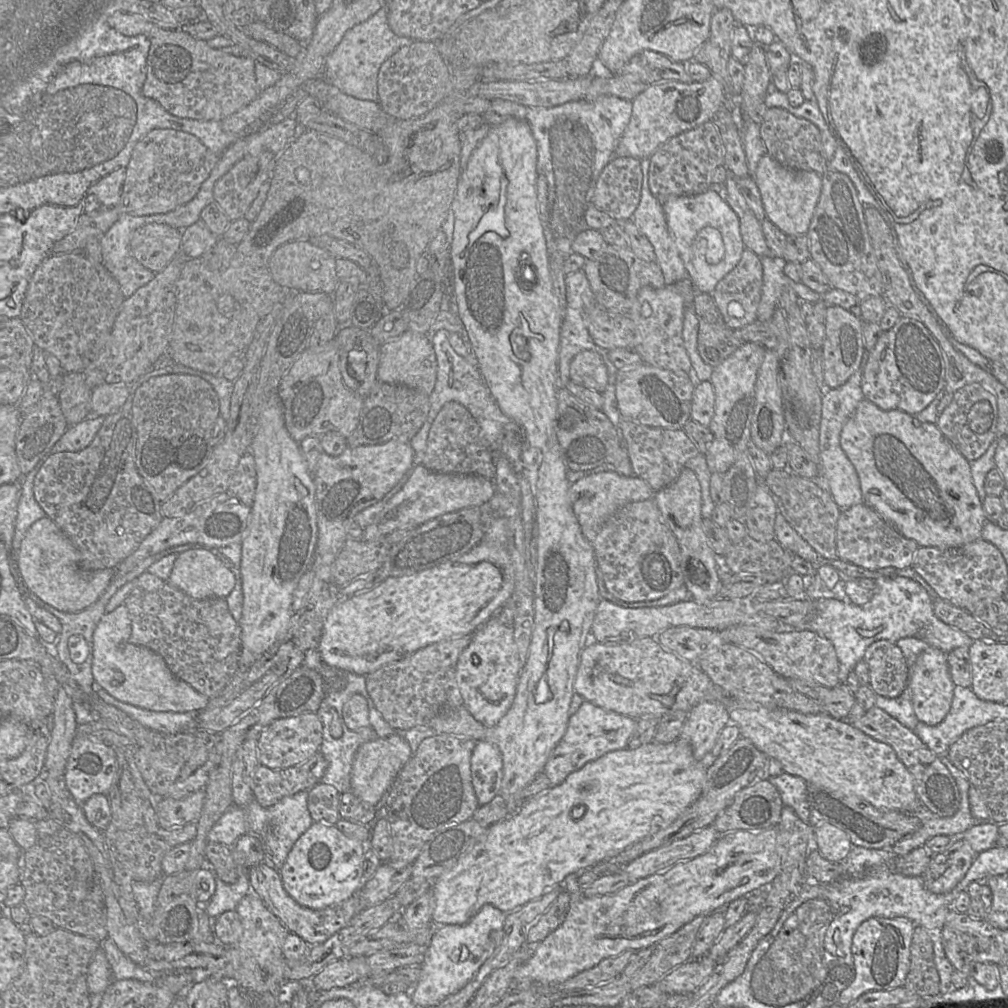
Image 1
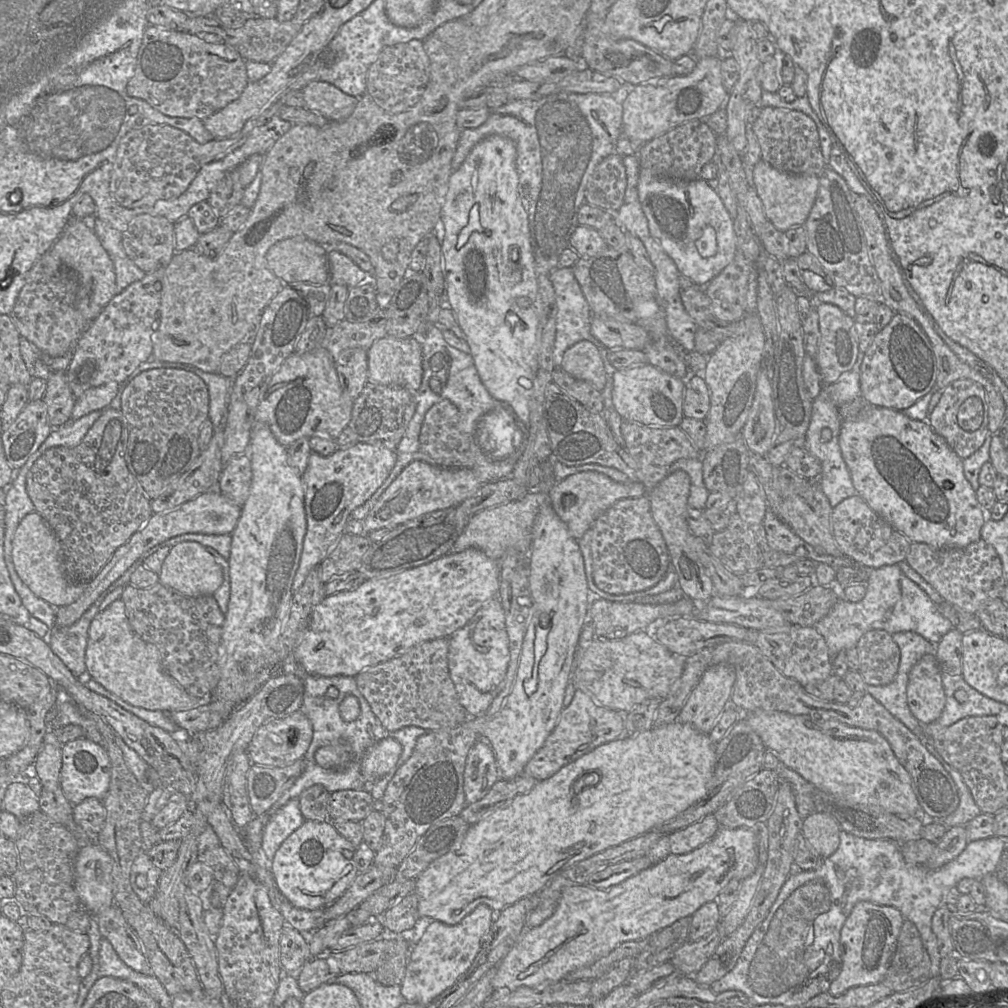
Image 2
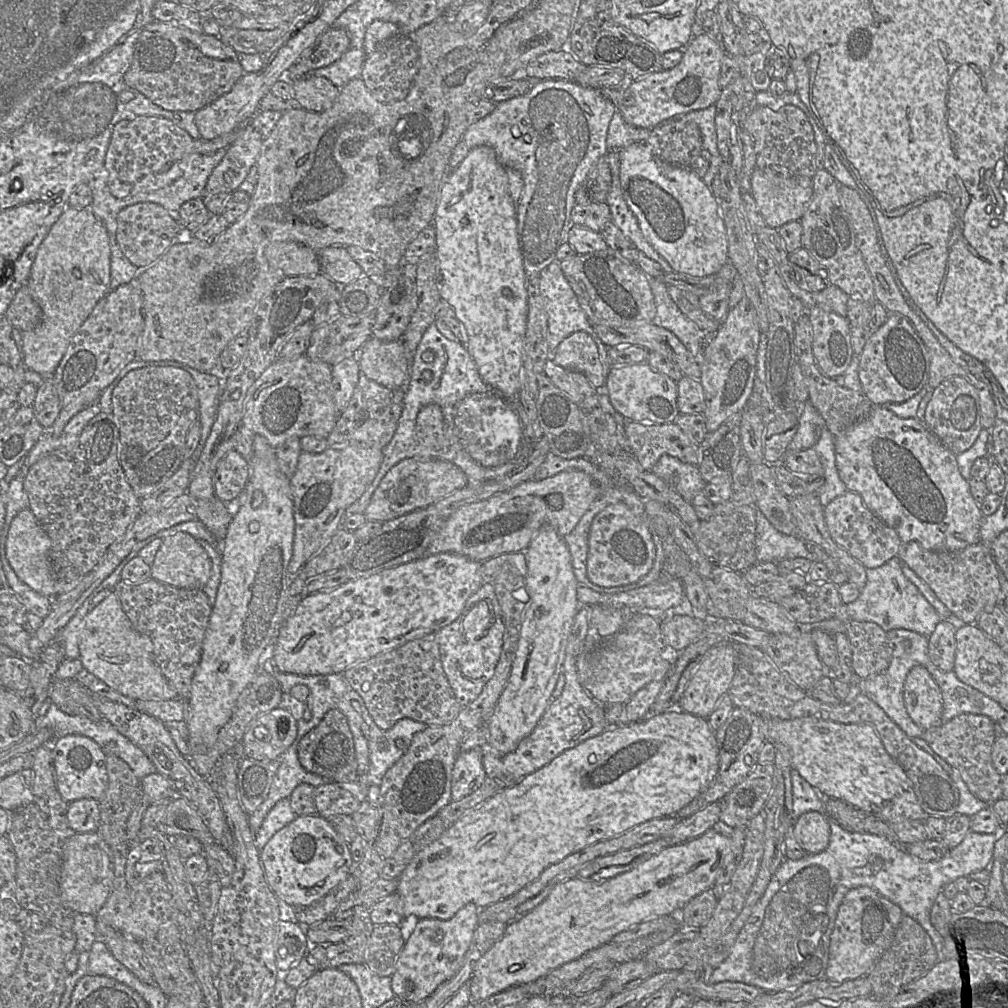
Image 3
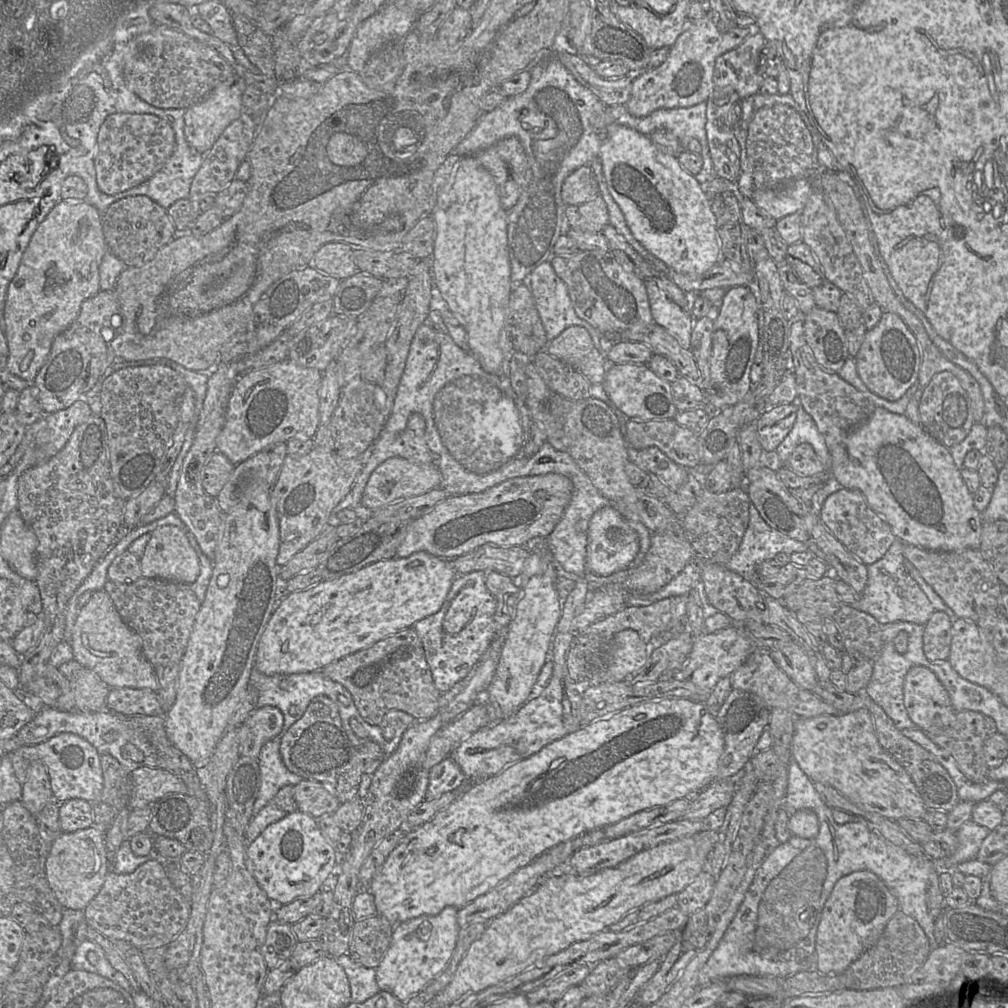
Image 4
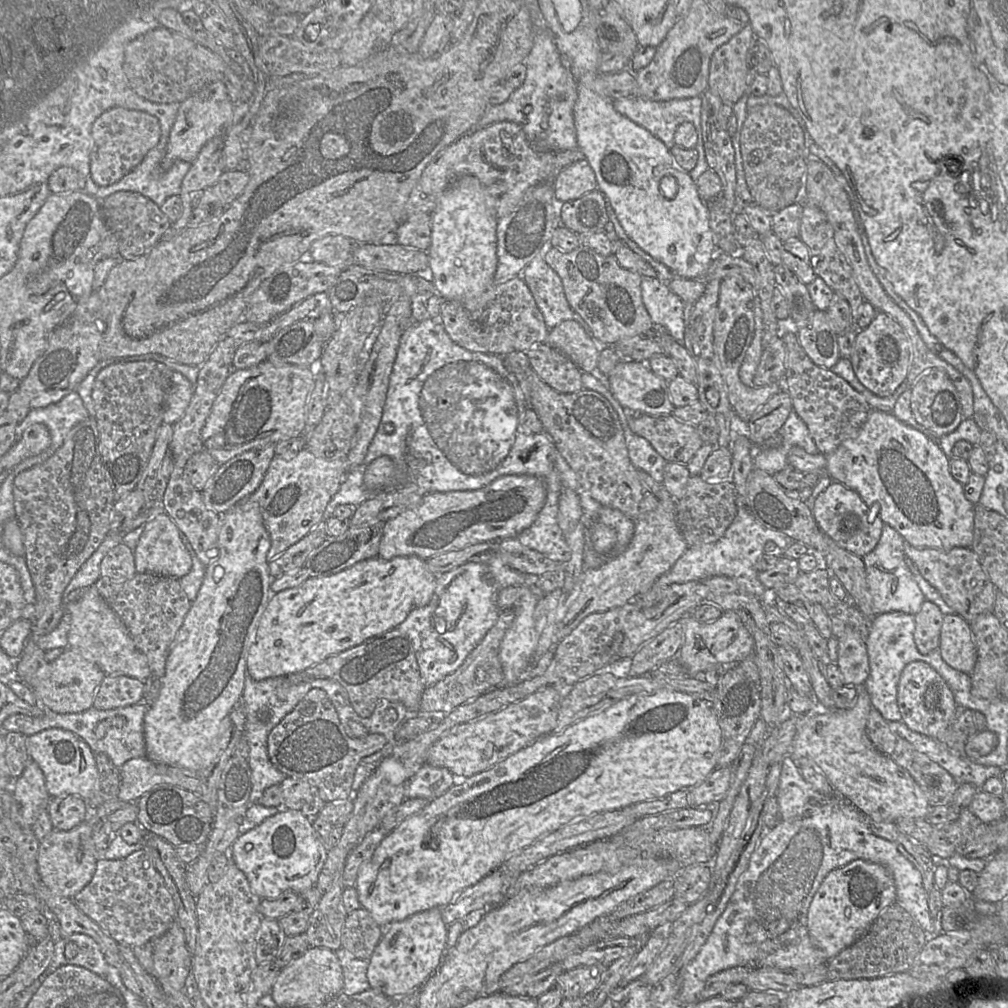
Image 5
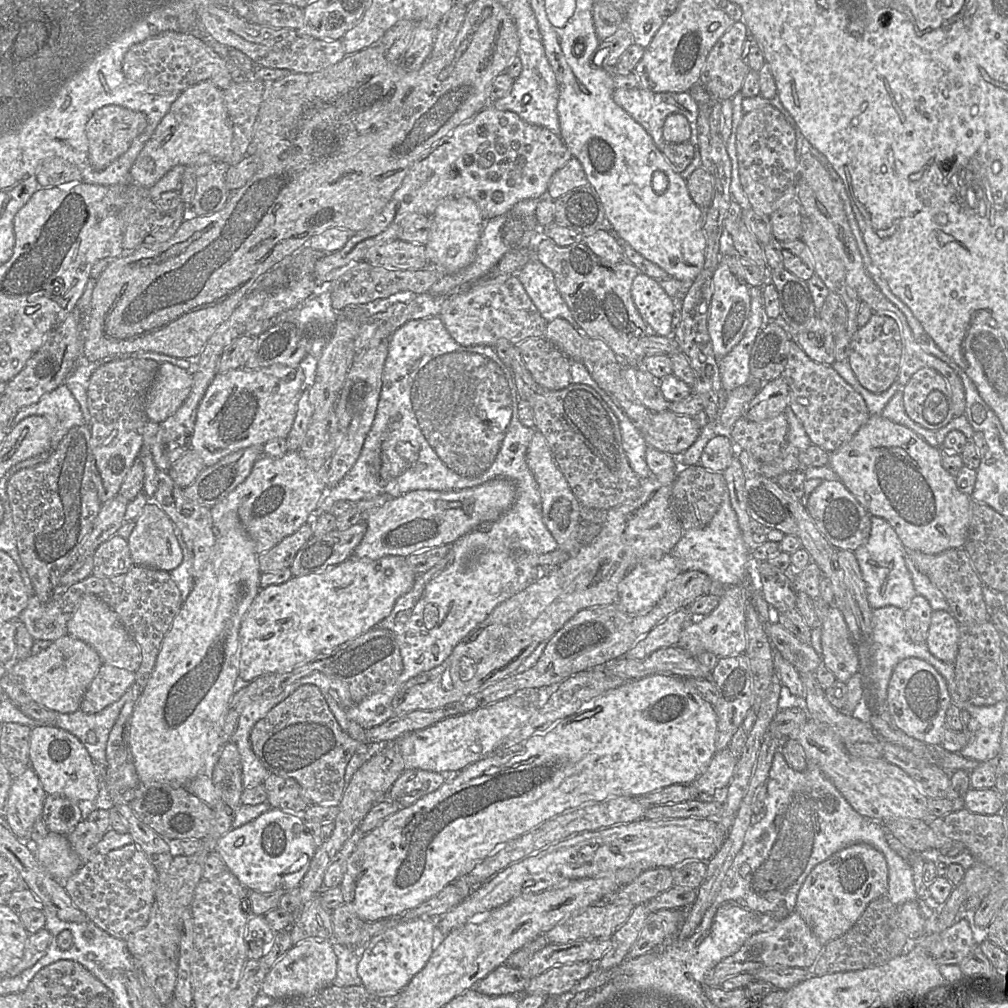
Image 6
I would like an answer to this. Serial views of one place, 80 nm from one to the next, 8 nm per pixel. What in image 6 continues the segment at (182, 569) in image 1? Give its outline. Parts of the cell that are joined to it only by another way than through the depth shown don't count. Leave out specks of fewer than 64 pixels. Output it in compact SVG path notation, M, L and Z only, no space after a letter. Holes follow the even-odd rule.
M155 495L147 498L147 503L136 519L127 543L134 565L155 568L169 573L182 563L183 553L175 534L173 522L166 513L156 505L153 497L155 497Z

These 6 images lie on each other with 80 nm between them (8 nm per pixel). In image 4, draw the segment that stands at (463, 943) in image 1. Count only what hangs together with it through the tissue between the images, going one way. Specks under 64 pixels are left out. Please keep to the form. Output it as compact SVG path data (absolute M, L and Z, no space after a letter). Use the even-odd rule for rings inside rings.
M446 907L437 915L423 915L394 924L390 946L375 969L381 991L407 1000L424 990L447 967L455 949L460 926L455 907Z

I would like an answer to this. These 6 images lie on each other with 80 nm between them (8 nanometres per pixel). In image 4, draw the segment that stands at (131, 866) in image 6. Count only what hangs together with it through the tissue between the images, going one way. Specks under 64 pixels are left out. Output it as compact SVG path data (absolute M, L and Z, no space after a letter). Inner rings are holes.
M150 859L129 874L109 871L101 890L83 913L87 924L113 943L118 940L126 941L139 950L165 947L186 928L191 913L191 901L189 900L185 899L172 885L162 864L156 859Z

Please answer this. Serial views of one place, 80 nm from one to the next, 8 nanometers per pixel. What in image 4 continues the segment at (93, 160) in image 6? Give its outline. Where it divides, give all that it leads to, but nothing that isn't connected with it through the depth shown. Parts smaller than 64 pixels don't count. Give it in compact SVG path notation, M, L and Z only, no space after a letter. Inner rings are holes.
M114 113L102 123L97 135L97 146L94 159L97 185L102 192L115 195L142 184L157 173L174 153L176 138L170 124L155 115Z

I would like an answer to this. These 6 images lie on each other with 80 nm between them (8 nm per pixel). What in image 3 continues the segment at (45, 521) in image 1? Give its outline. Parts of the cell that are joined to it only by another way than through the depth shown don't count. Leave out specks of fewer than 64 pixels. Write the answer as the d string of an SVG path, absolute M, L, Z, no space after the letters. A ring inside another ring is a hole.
M30 509L20 511L12 520L5 543L5 555L12 569L26 585L48 597L55 597L55 587L50 570L51 541Z

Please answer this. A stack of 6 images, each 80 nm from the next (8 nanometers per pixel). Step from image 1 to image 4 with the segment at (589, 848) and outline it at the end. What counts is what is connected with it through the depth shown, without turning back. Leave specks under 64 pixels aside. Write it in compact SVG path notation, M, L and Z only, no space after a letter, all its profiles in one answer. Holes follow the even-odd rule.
M669 698L638 703L610 716L585 724L578 730L546 745L537 753L509 765L497 775L479 780L470 779L466 782L466 787L458 793L457 797L447 807L419 828L406 834L388 855L379 872L367 887L367 891L374 898L377 915L386 919L390 924L399 924L399 922L405 922L423 915L437 915L446 907L461 908L487 893L517 870L526 867L544 852L562 842L571 840L585 832L603 829L618 823L641 810L666 805L674 800L696 794L717 780L719 759L723 747L723 733L716 718L710 714L705 703L684 698Z

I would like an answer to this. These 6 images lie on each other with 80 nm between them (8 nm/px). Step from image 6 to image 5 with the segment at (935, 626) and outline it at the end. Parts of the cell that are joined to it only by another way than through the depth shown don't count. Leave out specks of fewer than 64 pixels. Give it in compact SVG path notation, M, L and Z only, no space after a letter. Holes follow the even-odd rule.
M955 613L944 615L938 650L949 666L970 675L977 659L970 623Z

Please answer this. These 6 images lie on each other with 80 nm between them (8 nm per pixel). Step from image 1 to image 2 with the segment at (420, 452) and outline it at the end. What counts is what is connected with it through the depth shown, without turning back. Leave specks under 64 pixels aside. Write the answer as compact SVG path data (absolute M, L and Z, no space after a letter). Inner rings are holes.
M430 324L425 335L420 335L420 340L424 373L422 384L415 393L416 411L395 448L396 464L380 489L385 490L409 463L419 460L415 459L414 455L421 447L419 434L424 416L434 404L443 400L449 400L459 410L458 430L465 437L466 446L474 456L474 466L471 470L477 479L484 484L510 477L523 447L521 430L510 416L502 411L502 404L496 401L483 385L472 356L449 345L439 326ZM492 425L498 426L498 431L492 432Z

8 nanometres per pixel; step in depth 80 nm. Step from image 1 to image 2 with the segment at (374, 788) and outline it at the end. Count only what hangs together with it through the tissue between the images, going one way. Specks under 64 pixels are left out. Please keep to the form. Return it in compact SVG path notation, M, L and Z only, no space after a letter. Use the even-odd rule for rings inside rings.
M386 737L365 752L360 765L362 777L367 784L389 776L397 767L402 753L401 744L393 737Z

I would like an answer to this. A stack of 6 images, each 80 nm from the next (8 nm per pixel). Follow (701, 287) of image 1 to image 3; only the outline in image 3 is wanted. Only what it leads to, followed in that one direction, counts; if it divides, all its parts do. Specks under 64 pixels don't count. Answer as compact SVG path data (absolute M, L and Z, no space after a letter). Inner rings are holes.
M635 142L617 152L623 197L636 216L644 237L674 271L703 277L717 273L729 262L726 227L720 206L710 187L696 173L659 159L646 142Z

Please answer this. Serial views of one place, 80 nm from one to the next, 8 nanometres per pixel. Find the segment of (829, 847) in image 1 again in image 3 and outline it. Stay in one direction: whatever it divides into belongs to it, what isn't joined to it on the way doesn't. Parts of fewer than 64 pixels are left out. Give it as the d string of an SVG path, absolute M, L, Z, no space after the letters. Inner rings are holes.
M816 811L801 814L792 824L796 841L808 853L824 851L830 840L829 819Z

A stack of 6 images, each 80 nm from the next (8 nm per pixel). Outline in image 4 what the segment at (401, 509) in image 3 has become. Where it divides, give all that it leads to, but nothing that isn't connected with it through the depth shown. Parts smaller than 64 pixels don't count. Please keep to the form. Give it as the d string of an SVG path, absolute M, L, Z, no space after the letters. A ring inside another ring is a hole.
M391 457L377 466L369 476L362 497L362 512L373 511L399 499L423 494L438 488L441 473L435 464L414 464L402 457Z

